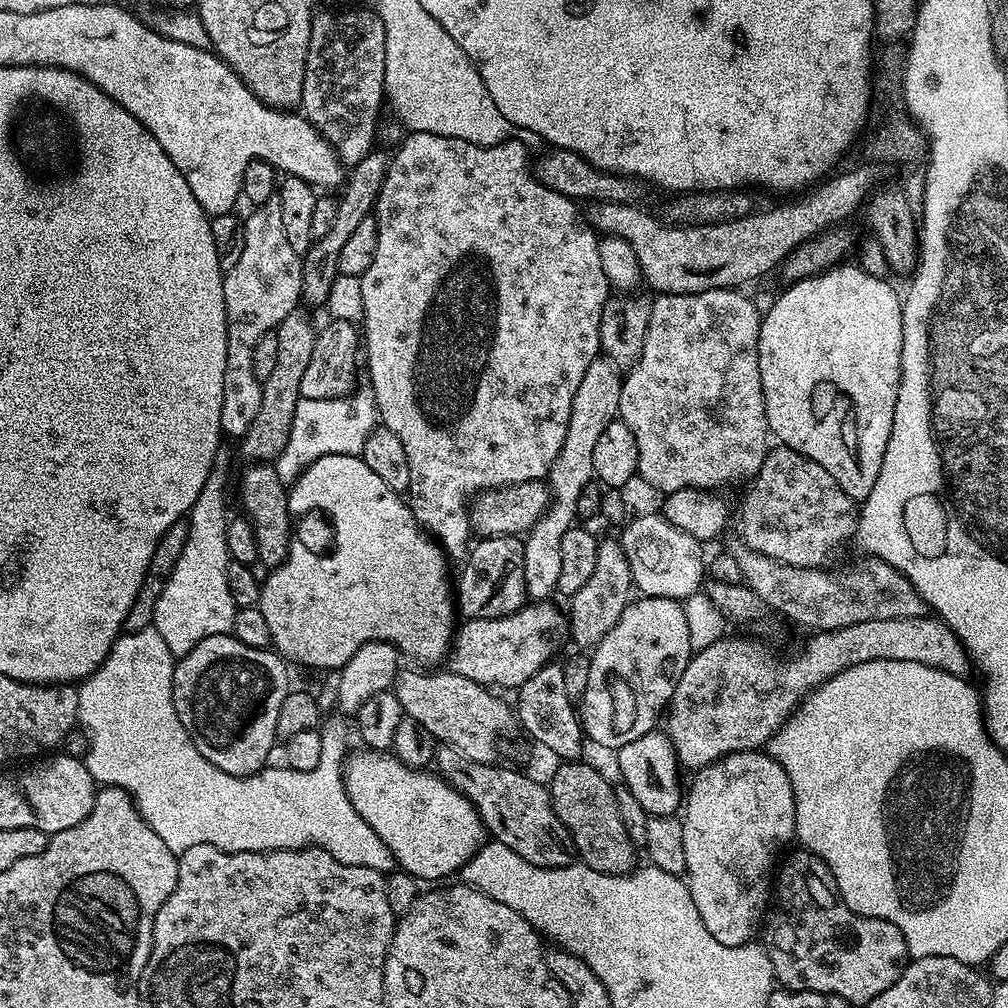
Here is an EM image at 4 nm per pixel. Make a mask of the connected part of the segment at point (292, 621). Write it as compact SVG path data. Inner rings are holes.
M323 456L308 465L295 484L291 485L288 494L288 514L292 517L292 541L288 544L288 556L276 568L271 569L269 577L260 586L259 610L262 618L266 618L266 626L270 626L272 644L279 655L289 661L297 660L308 668L332 668L339 670L343 664L362 646L375 640L385 640L396 647L397 653L409 656L420 666L436 666L447 657L454 639L454 624L452 626L452 612L454 616L454 588L448 584L448 568L444 565L446 553L433 537L429 536L420 523L414 518L405 497L401 493L390 490L370 466L360 456Z

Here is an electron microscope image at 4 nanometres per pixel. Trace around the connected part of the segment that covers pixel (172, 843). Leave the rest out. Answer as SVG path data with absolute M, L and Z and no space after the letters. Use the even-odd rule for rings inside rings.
M149 626L137 632L124 632L117 636L112 644L112 648L108 652L108 656L98 666L98 670L91 672L87 680L79 685L78 724L81 729L84 727L88 731L88 753L83 753L82 759L97 785L120 788L123 792L128 793L136 804L140 817L150 826L150 830L154 830L154 834L158 834L158 838L162 838L162 842L166 842L168 849L177 854L190 850L190 846L198 846L199 844L209 844L215 848L222 849L224 852L274 852L281 848L307 848L315 846L326 850L331 856L338 858L338 862L343 864L366 866L370 870L378 870L385 874L393 871L394 861L390 850L386 846L386 842L382 842L382 838L378 838L378 834L374 834L374 830L370 830L366 818L362 818L362 814L358 814L358 810L354 810L354 806L346 794L343 771L344 762L349 755L350 747L348 748L348 744L344 739L347 738L348 732L350 736L350 724L349 721L348 724L344 721L347 719L343 715L335 714L336 716L330 717L329 720L327 717L321 723L318 731L322 738L322 758L318 761L318 766L314 766L314 770L302 770L299 772L287 766L279 766L280 768L265 766L252 776L226 774L226 770L218 770L218 766L214 766L206 758L202 758L198 746L194 746L190 734L182 726L182 722L174 710L172 683L174 682L175 669L176 660L169 647L166 646L166 642L162 640L162 636L156 628Z

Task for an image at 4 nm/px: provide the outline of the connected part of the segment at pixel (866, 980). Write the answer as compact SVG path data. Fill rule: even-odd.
M799 850L788 861L783 861L782 867L779 869L778 875L774 880L774 903L771 905L770 911L767 913L766 919L762 924L762 936L764 932L764 940L762 939L762 947L764 953L770 958L770 966L775 983L781 989L789 992L821 992L822 994L834 994L838 998L842 998L850 1006L863 1006L866 1002L870 1002L870 998L874 998L878 994L882 994L882 990L886 990L890 986L894 986L894 982L900 976L906 967L906 961L909 959L908 947L902 938L902 930L898 930L898 926L891 924L889 920L879 920L873 916L859 916L856 912L851 912L844 905L844 901L840 899L836 882L832 879L832 871L829 870L827 864L823 860L819 860L814 853L807 850Z

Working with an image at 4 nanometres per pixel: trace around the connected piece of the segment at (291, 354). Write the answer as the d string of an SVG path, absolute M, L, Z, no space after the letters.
M298 306L290 314L286 314L286 318L282 318L282 322L274 329L278 338L278 363L274 366L270 378L266 378L262 382L262 406L258 406L258 414L254 417L254 422L250 426L250 430L246 430L246 434L239 437L240 452L248 459L248 462L274 462L278 458L278 454L282 454L282 450L286 446L286 442L290 438L290 426L294 422L294 410L300 401L300 387L302 386L302 377L306 375L306 366L310 366L310 357L314 355L314 342L316 341L317 325L312 325L312 320L303 312L305 309Z

